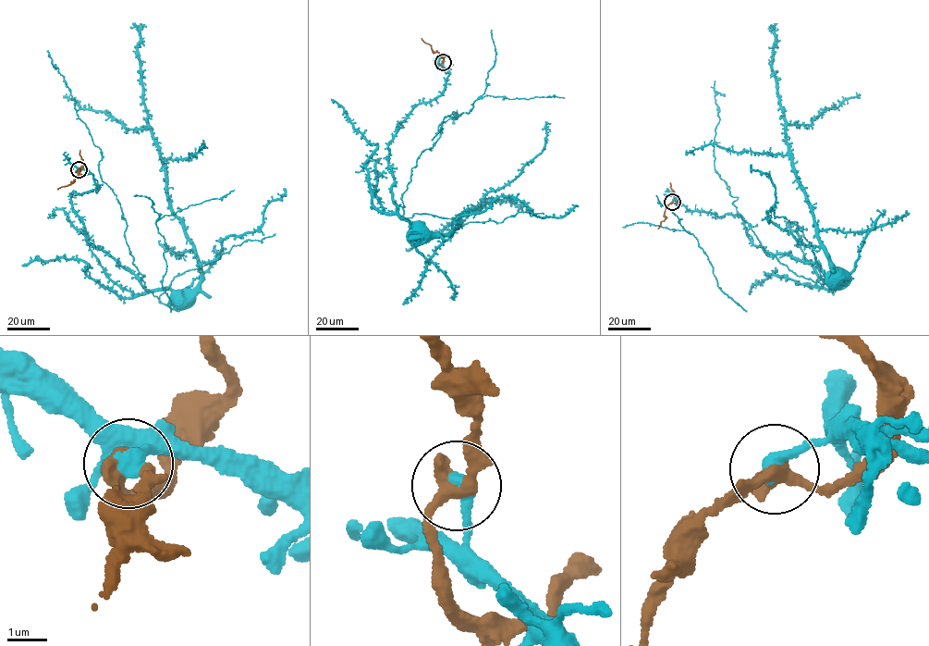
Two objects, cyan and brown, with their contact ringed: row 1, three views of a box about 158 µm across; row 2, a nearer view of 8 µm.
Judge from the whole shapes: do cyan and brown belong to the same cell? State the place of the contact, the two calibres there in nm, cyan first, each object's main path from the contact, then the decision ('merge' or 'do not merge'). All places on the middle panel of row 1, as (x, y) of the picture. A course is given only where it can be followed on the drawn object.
(443, 62) | 440/400 nm | cyan via (443, 62), (450, 73), (442, 94), (415, 104), (408, 118), (397, 123), (388, 144), (396, 209), (418, 227) | brown via (442, 62), (441, 55), (421, 38) | do not merge

